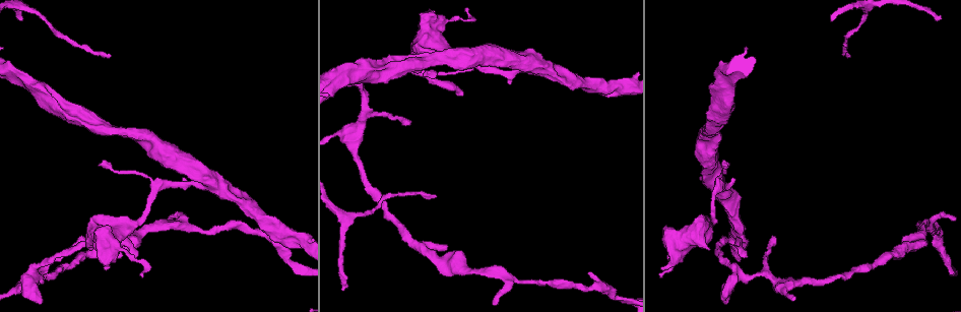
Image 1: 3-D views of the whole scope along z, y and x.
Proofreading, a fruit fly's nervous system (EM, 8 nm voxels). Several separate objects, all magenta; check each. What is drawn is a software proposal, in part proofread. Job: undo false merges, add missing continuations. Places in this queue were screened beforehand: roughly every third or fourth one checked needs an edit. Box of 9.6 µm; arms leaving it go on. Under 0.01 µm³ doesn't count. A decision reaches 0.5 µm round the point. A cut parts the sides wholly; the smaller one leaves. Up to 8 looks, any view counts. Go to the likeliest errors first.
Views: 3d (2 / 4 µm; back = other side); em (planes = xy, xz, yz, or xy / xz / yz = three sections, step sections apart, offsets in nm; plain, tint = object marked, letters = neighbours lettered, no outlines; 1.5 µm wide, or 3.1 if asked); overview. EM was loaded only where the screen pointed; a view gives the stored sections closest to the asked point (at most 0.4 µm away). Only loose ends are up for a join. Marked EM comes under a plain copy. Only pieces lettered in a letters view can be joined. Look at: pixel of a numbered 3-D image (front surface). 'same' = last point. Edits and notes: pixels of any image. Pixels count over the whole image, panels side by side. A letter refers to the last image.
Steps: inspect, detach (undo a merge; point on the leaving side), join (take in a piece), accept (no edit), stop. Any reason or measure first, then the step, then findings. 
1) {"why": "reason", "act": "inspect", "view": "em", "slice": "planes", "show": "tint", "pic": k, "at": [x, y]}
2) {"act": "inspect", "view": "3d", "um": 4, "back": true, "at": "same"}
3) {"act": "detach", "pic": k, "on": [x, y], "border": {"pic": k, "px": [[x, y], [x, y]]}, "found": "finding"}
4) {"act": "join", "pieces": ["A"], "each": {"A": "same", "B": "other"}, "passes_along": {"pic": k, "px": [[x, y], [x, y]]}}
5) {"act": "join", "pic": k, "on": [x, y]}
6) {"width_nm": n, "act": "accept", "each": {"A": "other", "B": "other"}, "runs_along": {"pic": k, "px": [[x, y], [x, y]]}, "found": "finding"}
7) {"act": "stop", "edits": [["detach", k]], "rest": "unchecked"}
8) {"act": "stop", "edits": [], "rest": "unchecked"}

{"why": "an open end", "act": "inspect", "view": "3d", "um": 2, "pic": 1, "at": [104, 268]}

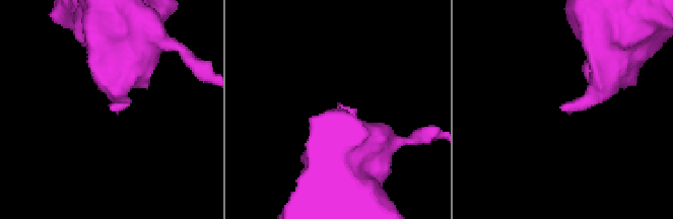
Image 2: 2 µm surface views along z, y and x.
{"act": "inspect", "view": "em", "slice": "xz", "step": 4, "show": "tint", "pic": 2, "at": [561, 110]}

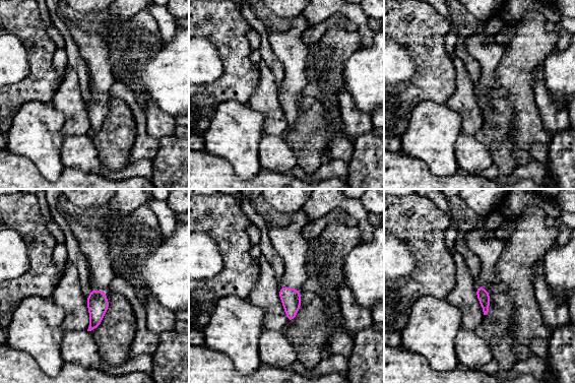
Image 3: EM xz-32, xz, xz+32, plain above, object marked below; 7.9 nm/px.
{"why": "see the neighbours", "act": "inspect", "view": "em", "slice": "xz", "step": 4, "show": "letters", "at": "same"}

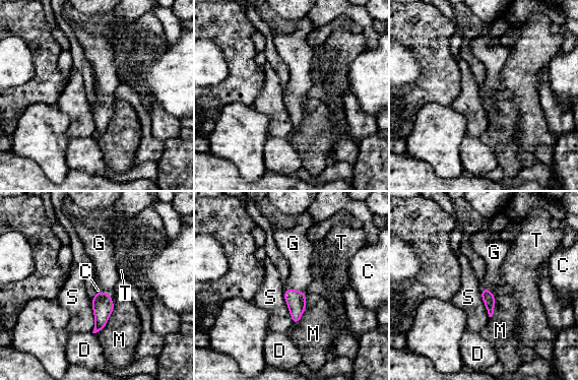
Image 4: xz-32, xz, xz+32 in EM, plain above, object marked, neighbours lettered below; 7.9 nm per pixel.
{"longest_contact_nm": ["M", 320], "act": "join", "pieces": ["G"], "each": {"C": "other", "D": "other", "G": "same", "M": "other", "S": "other", "T": "other"}, "found": "the neuron continues"}

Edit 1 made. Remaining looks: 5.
{"why": "redraw", "act": "inspect", "view": "overview"}

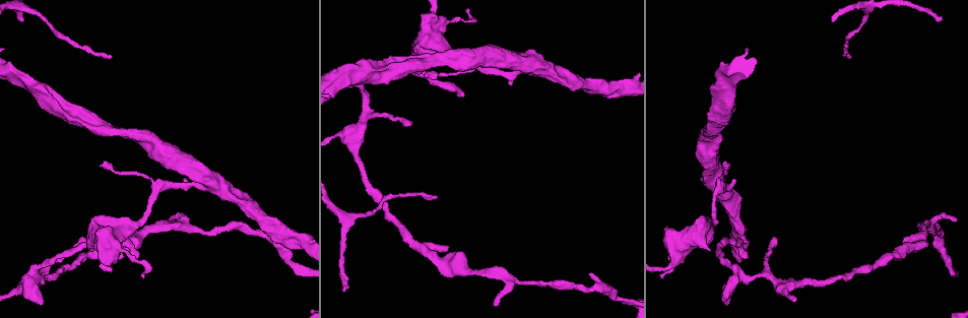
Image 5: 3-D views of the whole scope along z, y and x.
{"act": "inspect", "view": "3d", "um": 4, "pic": 5, "at": [447, 251]}

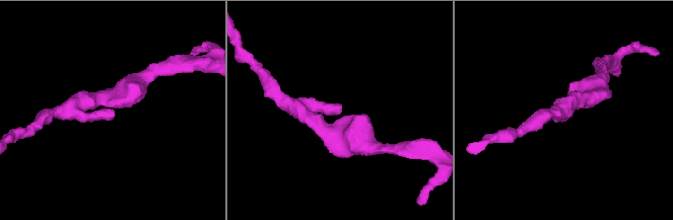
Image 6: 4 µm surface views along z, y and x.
{"why": "shape alone is not enough", "act": "inspect", "view": "em", "slice": "xz", "step": 8, "show": "tint", "pic": 6, "at": [338, 113]}

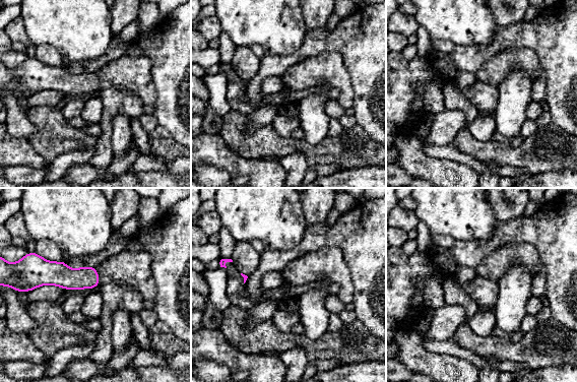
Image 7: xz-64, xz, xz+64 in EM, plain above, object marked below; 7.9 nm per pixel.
{"act": "inspect", "view": "em", "slice": "planes", "show": "letters", "at": "same"}

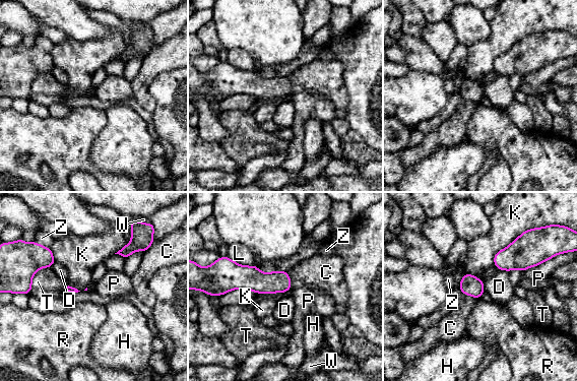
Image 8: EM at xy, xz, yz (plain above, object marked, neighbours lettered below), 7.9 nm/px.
{"longest_contact_nm": ["K", 360], "act": "accept", "each": {"C": "other", "D": "other", "H": "other", "K": "other", "L": "other", "P": "other", "R": "other", "T": "other", "W": "other", "Z": "other"}, "border": {"pic": 8, "px": [[499, 269], [509, 271]]}, "found": "no lettered piece goes on from it"}

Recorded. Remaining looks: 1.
{"act": "stop", "edits": [["join", 4]], "rest": "unchecked"}

